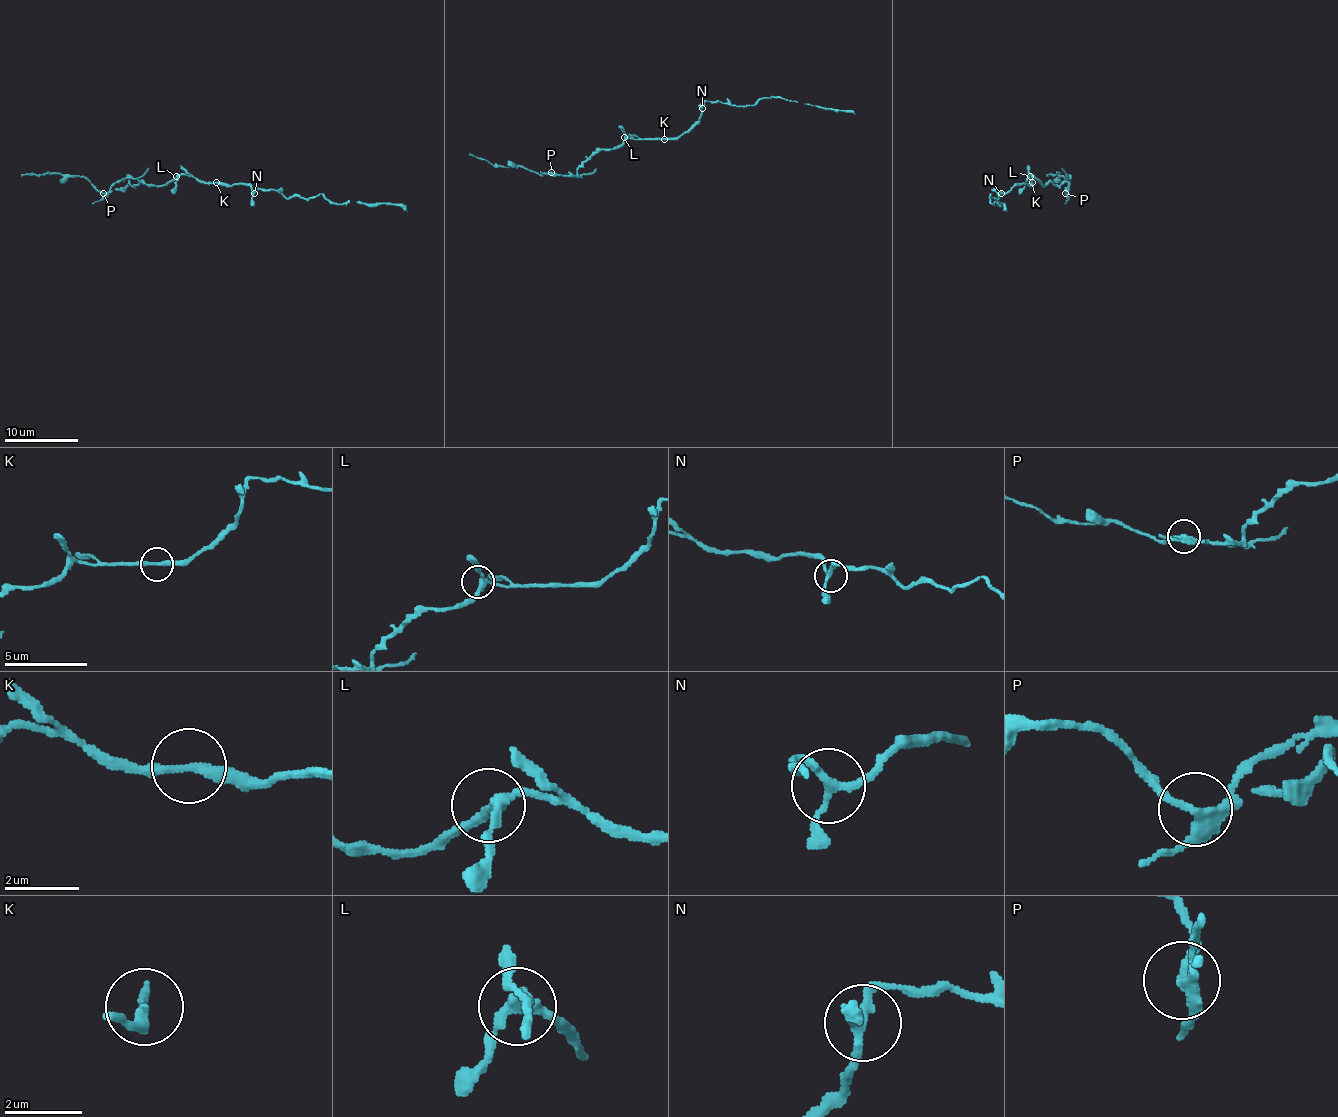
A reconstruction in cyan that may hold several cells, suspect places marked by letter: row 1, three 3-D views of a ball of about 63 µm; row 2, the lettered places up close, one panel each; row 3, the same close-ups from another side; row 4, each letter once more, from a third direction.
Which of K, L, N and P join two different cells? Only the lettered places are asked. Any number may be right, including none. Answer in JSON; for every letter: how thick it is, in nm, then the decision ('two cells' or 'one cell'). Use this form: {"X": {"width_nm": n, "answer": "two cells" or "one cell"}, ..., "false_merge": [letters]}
{"K": {"width_nm": 260, "answer": "one cell"}, "L": {"width_nm": 260, "answer": "one cell"}, "N": {"width_nm": 200, "answer": "one cell"}, "P": {"width_nm": 240, "answer": "two cells"}, "false_merge": ["P"]}

